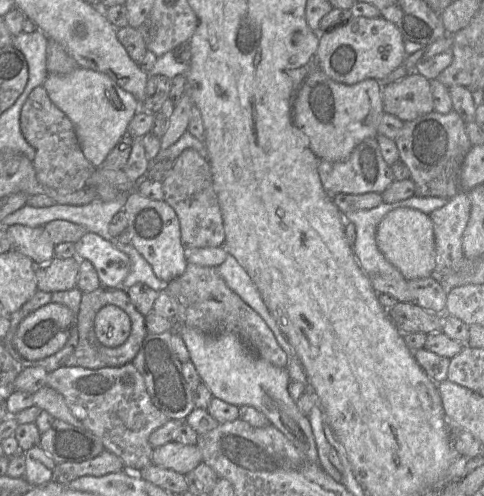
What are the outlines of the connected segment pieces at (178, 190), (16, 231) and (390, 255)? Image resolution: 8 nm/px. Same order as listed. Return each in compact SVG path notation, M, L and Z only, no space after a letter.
M194 149L184 150L174 161L173 167L162 180L164 201L176 212L185 248L224 247L225 229L222 211L214 189L211 166L208 159Z
M16 224L7 227L6 231L12 250L29 257L36 266L44 265L55 257L55 244L44 226L33 228Z
M401 207L389 211L377 227L376 242L384 257L406 280L428 277L435 268L433 223L418 209Z

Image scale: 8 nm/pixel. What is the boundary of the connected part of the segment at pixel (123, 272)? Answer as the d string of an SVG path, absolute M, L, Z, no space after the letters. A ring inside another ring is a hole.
M87 232L75 243L75 249L78 259L89 260L94 265L101 285L105 288L120 287L130 273L131 261L129 256L96 233Z

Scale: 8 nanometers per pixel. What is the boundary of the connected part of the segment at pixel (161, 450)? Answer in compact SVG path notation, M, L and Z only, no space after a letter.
M170 441L152 452L152 463L186 475L202 462L202 453L197 444L182 444Z

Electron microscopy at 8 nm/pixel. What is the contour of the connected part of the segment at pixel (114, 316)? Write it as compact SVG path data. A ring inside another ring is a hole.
M106 305L95 316L94 331L100 344L118 347L128 339L131 333L131 319L120 307Z

